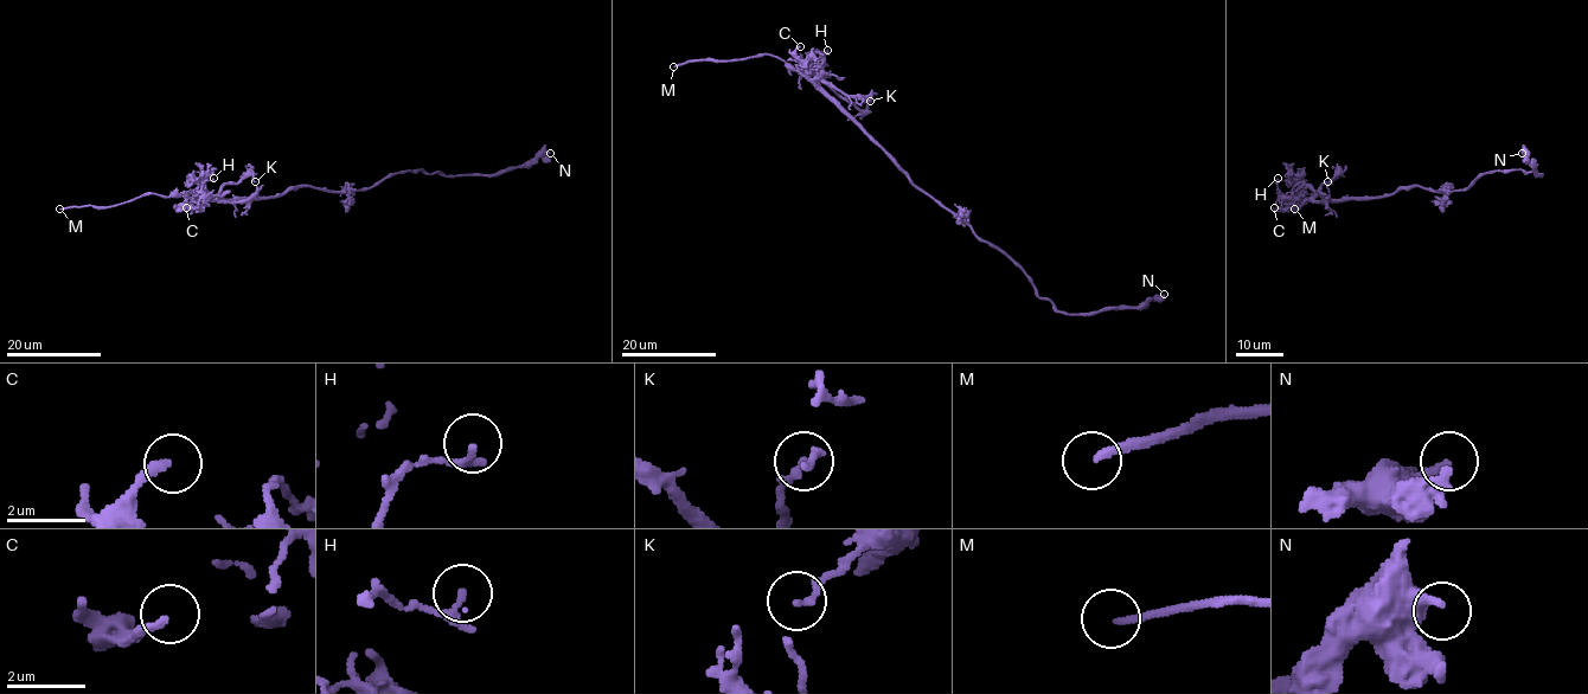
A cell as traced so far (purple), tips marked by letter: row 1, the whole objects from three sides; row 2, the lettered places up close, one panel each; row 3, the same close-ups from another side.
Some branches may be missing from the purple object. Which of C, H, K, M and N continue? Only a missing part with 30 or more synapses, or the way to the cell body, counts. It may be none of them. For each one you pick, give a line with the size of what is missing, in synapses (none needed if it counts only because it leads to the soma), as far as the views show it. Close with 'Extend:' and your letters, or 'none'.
Extend: M

